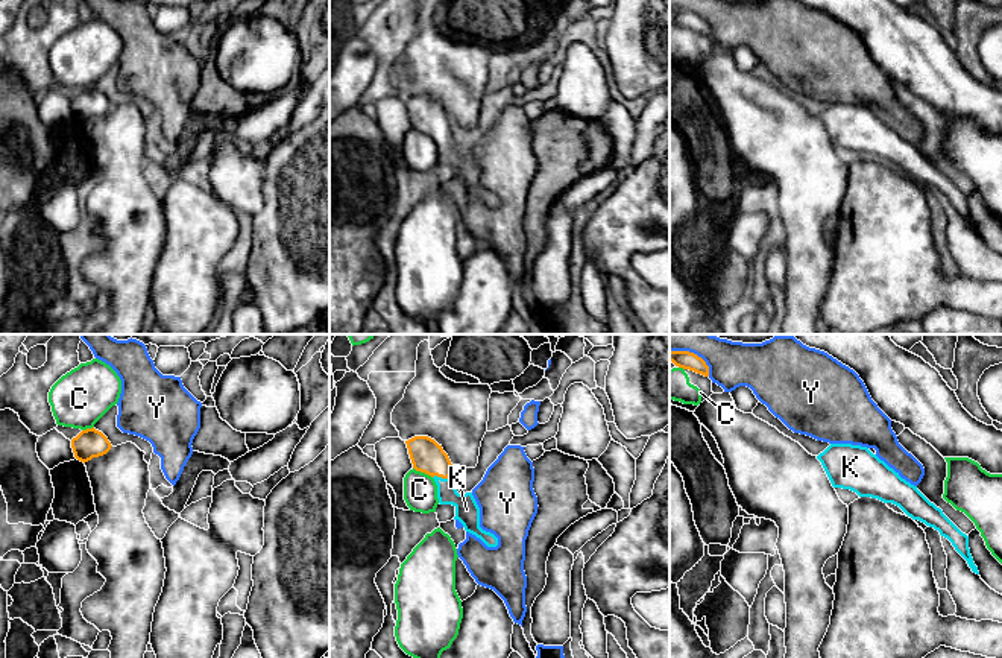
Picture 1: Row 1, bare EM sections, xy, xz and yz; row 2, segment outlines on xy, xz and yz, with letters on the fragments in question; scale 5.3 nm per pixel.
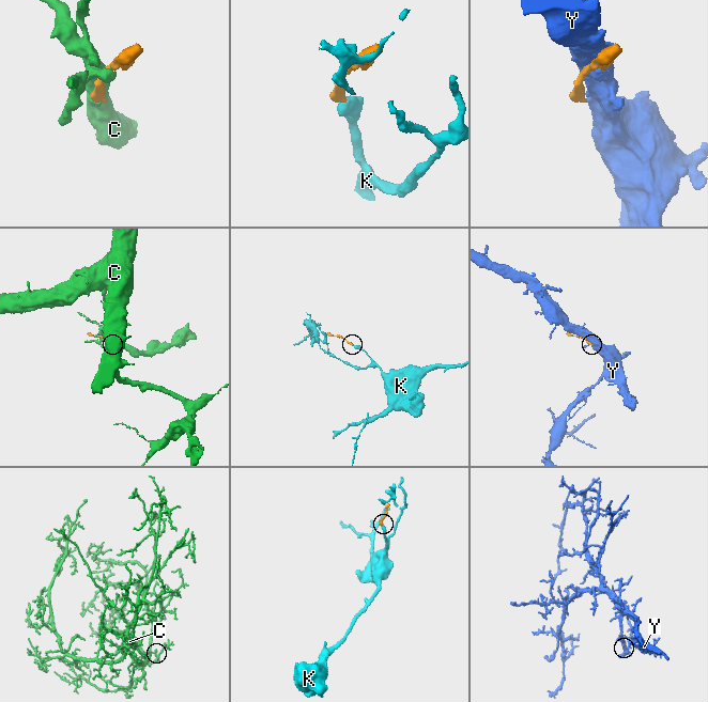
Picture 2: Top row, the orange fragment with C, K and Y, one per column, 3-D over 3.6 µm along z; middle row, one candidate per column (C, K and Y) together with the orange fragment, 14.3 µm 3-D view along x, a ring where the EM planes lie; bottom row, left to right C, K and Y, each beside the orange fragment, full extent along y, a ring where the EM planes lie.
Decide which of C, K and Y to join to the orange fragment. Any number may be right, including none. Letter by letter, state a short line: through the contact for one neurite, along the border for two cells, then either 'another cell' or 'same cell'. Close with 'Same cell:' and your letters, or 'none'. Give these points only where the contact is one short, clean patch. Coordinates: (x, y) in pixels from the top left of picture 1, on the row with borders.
C: line xz (413, 467), (431, 477); another cell
K: line xz (427, 456), (439, 468), (442, 477), (445, 488), (466, 509); same cell
Y: another cell
Same cell: K

